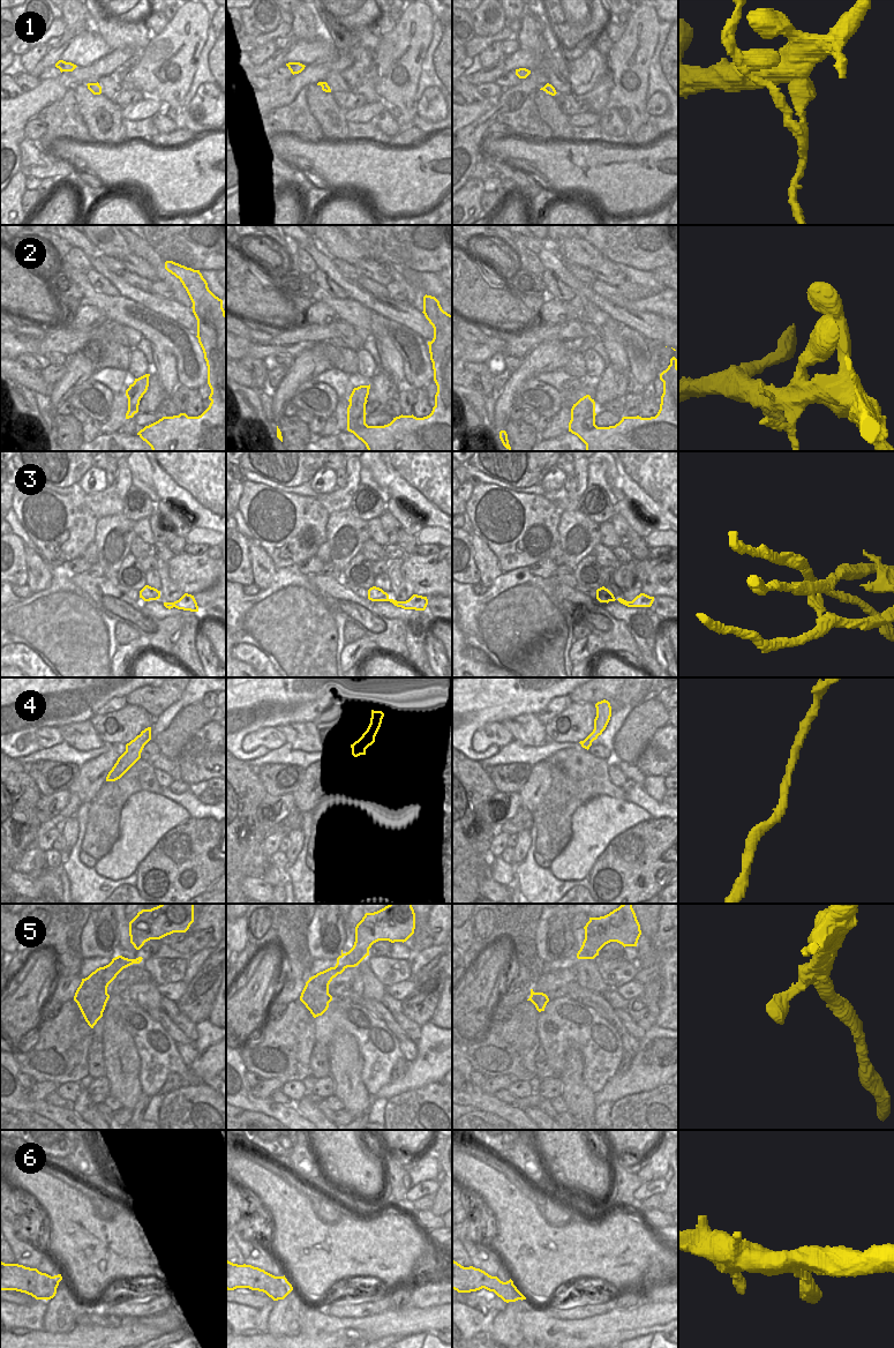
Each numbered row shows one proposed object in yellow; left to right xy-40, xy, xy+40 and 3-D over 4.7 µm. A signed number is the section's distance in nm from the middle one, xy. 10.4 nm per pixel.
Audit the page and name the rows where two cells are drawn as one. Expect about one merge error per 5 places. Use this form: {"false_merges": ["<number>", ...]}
{"false_merges": ["1", "3"]}

